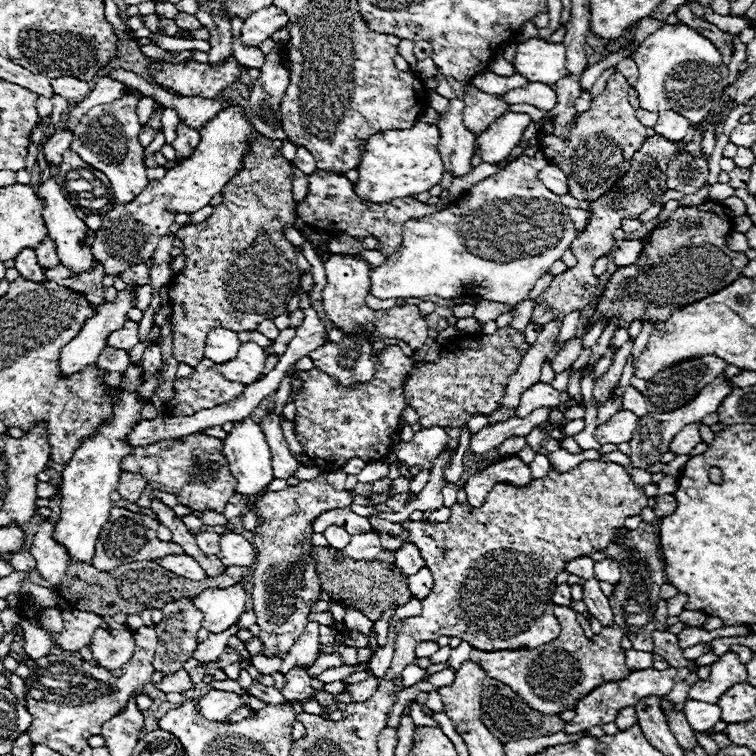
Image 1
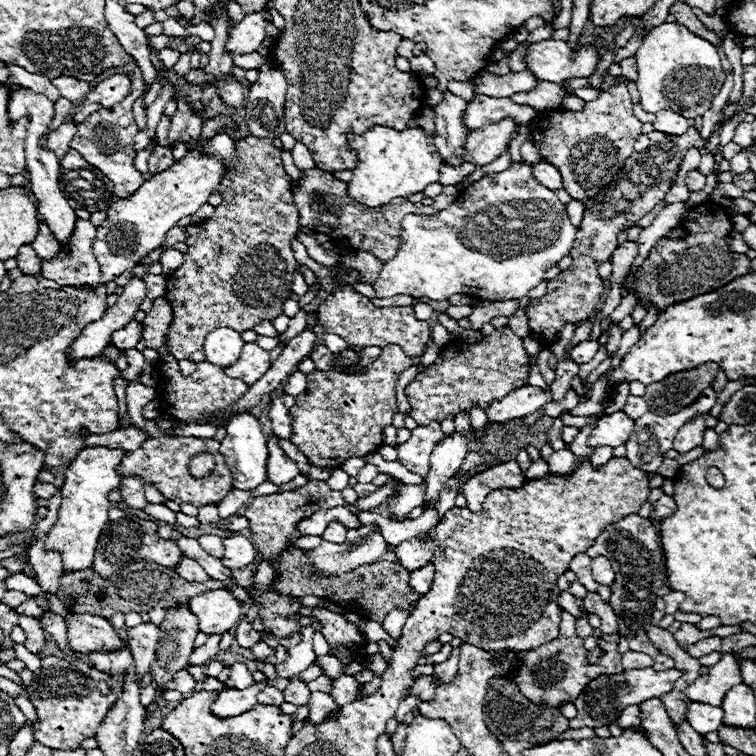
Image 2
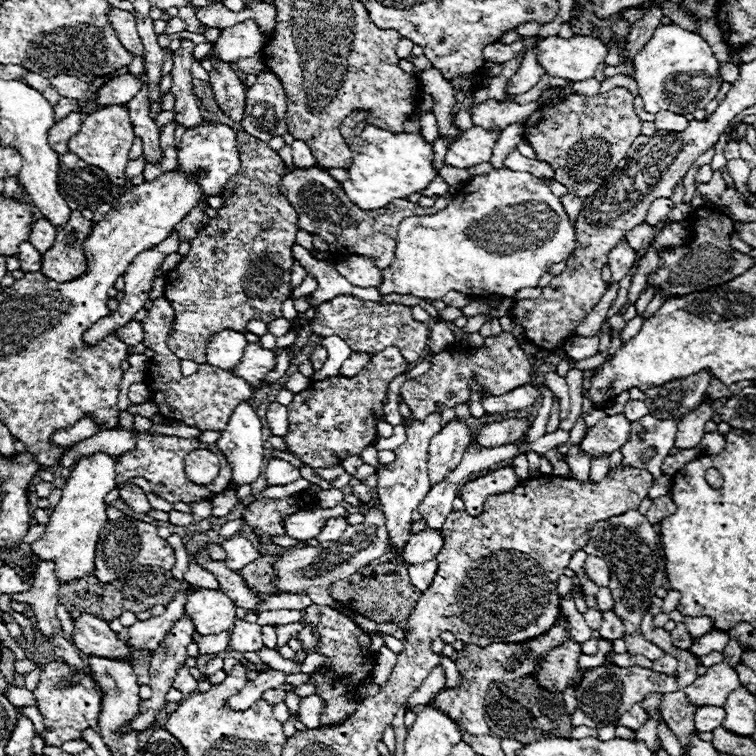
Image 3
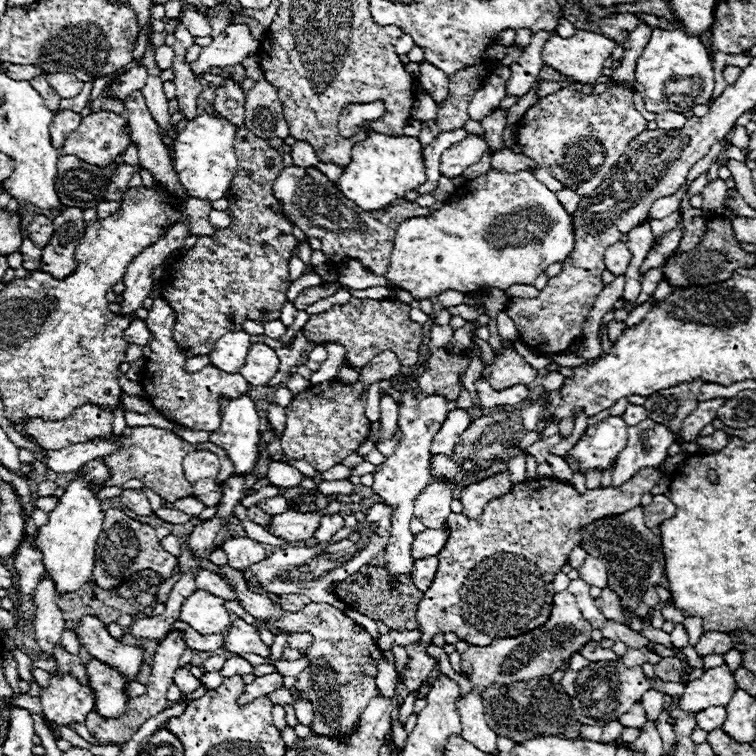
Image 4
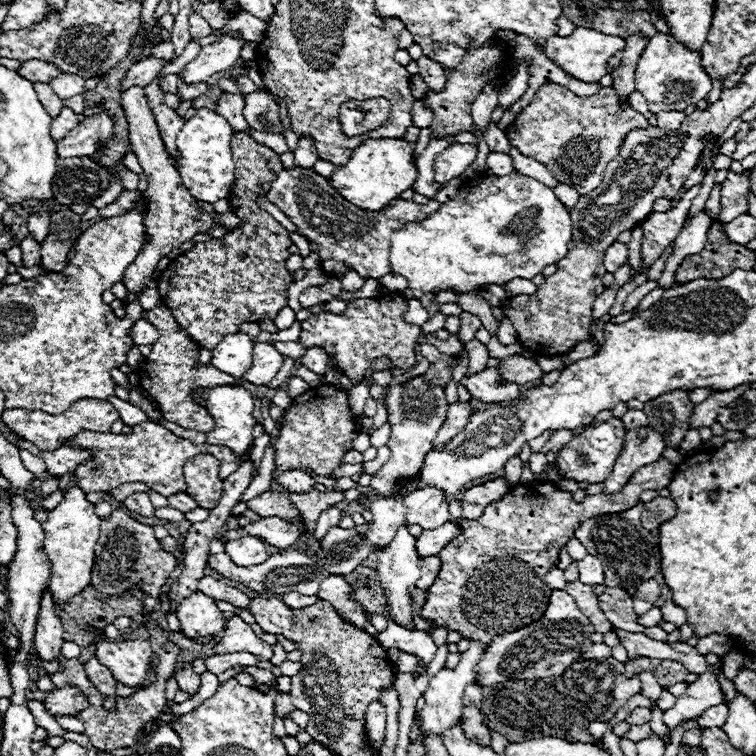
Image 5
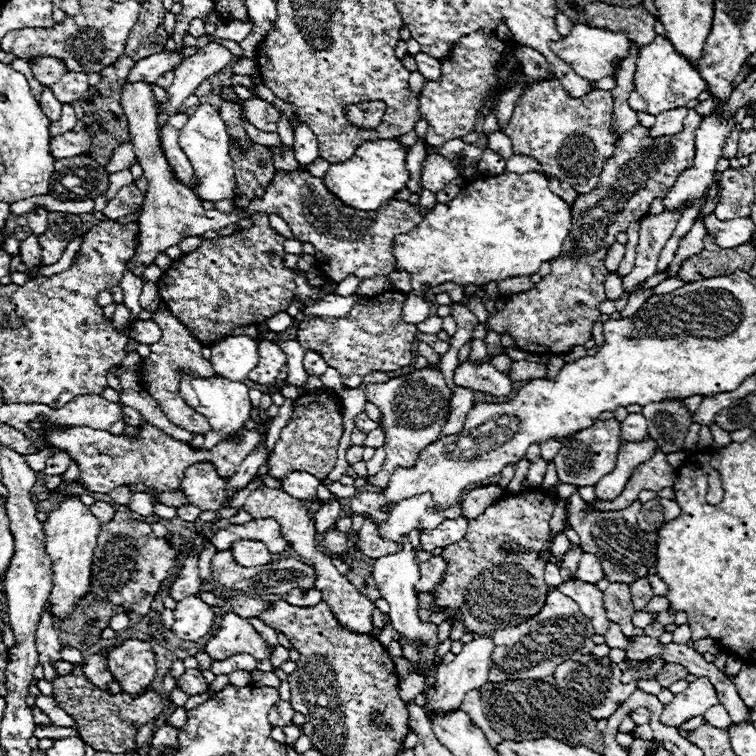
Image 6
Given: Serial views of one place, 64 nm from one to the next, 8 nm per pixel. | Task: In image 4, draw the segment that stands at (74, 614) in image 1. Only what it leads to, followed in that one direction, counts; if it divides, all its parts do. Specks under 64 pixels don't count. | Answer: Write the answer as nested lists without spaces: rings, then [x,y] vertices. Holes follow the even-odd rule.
[[[84,616],[76,624],[76,634],[80,646],[94,658],[120,668],[128,680],[136,680],[136,674],[142,664],[142,648],[124,646],[120,640],[112,638],[106,626],[96,616]]]

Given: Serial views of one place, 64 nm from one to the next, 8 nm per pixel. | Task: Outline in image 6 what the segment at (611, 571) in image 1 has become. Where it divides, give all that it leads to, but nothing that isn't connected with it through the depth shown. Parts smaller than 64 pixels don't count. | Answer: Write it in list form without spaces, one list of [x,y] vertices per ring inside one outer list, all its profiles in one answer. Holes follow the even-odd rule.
[[[584,554],[580,564],[578,564],[578,570],[576,570],[576,578],[582,580],[582,582],[590,582],[590,584],[596,584],[604,578],[604,572],[602,572],[602,566],[600,566],[600,560],[592,554]]]

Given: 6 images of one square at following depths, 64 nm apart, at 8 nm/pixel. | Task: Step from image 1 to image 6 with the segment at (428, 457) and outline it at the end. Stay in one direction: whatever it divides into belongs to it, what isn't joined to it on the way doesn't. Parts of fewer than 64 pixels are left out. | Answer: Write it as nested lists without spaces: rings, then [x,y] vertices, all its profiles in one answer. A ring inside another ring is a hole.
[[[430,366],[424,370],[414,370],[412,374],[404,374],[398,378],[392,378],[384,384],[370,384],[368,386],[368,400],[374,402],[382,412],[382,428],[386,430],[384,450],[386,450],[386,462],[382,464],[382,470],[374,476],[370,476],[370,484],[378,488],[388,488],[390,476],[394,474],[396,466],[400,468],[412,468],[420,456],[420,450],[430,446],[438,440],[438,434],[442,432],[444,422],[448,420],[450,410],[450,390],[438,370],[432,370]],[[400,536],[400,544],[404,546],[400,552],[382,556],[382,558],[378,558],[374,562],[372,576],[376,580],[376,586],[380,588],[382,598],[390,604],[390,622],[394,624],[394,628],[398,632],[402,632],[404,636],[408,636],[408,638],[424,638],[430,644],[428,668],[420,670],[420,674],[422,674],[422,672],[430,672],[430,664],[432,664],[432,660],[436,656],[436,646],[438,646],[436,630],[438,630],[438,626],[436,624],[422,624],[420,618],[418,618],[418,600],[416,600],[414,584],[416,584],[416,580],[420,580],[420,570],[418,570],[418,562],[416,562],[416,552],[414,552],[408,536]]]

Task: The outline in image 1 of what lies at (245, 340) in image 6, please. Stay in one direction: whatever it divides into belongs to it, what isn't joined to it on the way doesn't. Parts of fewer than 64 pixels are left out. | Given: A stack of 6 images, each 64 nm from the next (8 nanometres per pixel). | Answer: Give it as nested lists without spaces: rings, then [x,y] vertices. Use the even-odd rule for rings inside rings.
[[[212,328],[206,336],[206,358],[220,364],[228,362],[238,354],[240,342],[236,338],[236,332],[228,328]]]

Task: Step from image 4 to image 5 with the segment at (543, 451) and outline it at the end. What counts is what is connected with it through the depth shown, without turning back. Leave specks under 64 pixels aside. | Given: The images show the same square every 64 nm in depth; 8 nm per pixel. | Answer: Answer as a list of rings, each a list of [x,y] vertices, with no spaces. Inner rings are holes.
[[[532,452],[532,456],[529,459],[529,467],[534,474],[534,480],[543,480],[541,474],[544,470],[544,464],[546,464],[546,456],[542,452]]]

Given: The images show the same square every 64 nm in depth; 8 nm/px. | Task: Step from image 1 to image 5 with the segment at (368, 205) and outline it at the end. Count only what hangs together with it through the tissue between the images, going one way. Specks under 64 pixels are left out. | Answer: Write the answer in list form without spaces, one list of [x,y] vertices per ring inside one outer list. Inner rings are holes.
[[[290,168],[278,172],[278,178],[272,182],[268,200],[276,204],[298,228],[298,234],[304,236],[310,242],[316,242],[320,246],[318,254],[322,260],[338,262],[338,268],[330,268],[332,276],[342,276],[348,266],[352,266],[360,276],[366,278],[380,278],[390,272],[390,238],[396,230],[400,230],[404,224],[412,220],[424,220],[424,216],[430,216],[440,208],[440,202],[432,200],[428,204],[416,204],[410,200],[392,200],[388,208],[382,208],[380,212],[368,212],[362,208],[356,208],[348,200],[344,200],[336,188],[330,186],[330,182],[316,174],[312,168]]]

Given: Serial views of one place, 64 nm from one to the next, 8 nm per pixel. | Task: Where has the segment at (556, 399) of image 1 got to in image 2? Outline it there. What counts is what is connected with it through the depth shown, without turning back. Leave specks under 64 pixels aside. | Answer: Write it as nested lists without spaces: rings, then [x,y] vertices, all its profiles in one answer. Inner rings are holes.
[[[522,386],[514,392],[510,392],[504,400],[492,402],[492,406],[486,410],[488,418],[492,422],[504,422],[512,418],[520,418],[526,414],[532,414],[546,402],[552,402],[552,392],[542,390],[538,386]]]

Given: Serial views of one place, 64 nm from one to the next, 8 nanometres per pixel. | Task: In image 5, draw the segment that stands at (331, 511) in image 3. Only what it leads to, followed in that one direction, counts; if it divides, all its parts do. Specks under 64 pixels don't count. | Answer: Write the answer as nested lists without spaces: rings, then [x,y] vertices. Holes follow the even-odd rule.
[[[270,516],[270,518],[250,524],[246,528],[224,532],[222,542],[234,540],[236,536],[260,536],[260,538],[264,538],[266,544],[272,544],[276,548],[290,548],[304,536],[304,532],[300,530],[300,522],[290,522],[290,520],[282,520],[278,516]]]

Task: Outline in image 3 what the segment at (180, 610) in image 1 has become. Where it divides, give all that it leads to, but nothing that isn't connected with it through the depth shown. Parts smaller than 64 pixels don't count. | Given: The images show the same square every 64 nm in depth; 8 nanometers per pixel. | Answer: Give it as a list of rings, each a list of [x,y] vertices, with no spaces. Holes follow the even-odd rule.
[[[182,616],[180,620],[176,620],[176,622],[170,626],[168,634],[166,634],[164,640],[160,642],[160,648],[156,648],[156,652],[154,652],[154,656],[152,656],[152,660],[150,660],[152,698],[146,700],[146,702],[142,700],[140,716],[136,716],[136,718],[130,722],[128,728],[132,728],[132,730],[144,730],[144,728],[148,728],[148,726],[156,720],[156,714],[166,706],[166,692],[172,688],[172,680],[174,680],[178,668],[182,668],[184,662],[186,662],[186,658],[188,658],[186,648],[188,648],[188,644],[192,644],[192,636],[194,636],[194,634],[196,634],[196,630],[194,630],[194,624],[192,624],[192,620],[190,620],[188,616]]]

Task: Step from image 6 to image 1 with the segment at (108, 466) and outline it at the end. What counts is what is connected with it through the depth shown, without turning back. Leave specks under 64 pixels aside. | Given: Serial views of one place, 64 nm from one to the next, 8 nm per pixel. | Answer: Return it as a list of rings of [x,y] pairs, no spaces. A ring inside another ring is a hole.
[[[192,434],[184,440],[160,440],[148,446],[136,446],[132,454],[122,460],[122,470],[142,474],[148,484],[156,484],[156,490],[174,494],[180,504],[206,512],[214,510],[218,514],[224,512],[224,506],[236,492],[236,478],[230,472],[228,460],[222,454],[224,444],[206,434]]]

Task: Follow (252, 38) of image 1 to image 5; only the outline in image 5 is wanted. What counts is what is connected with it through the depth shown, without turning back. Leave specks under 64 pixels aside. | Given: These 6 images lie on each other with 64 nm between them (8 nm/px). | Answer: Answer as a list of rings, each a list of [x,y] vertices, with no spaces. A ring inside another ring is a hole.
[[[218,32],[218,40],[214,44],[202,46],[200,54],[186,64],[182,70],[182,78],[192,84],[192,82],[206,82],[212,74],[218,74],[220,70],[232,68],[240,60],[240,52],[246,40],[234,38],[230,34]]]

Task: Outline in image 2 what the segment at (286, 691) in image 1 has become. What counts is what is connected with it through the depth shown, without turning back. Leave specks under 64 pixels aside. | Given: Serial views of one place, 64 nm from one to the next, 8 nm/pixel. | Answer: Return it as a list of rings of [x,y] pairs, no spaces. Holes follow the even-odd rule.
[[[294,674],[294,676],[290,678],[290,684],[288,684],[288,688],[283,691],[286,702],[290,702],[290,704],[296,704],[296,706],[302,706],[302,704],[306,704],[306,702],[310,700],[310,694],[312,694],[312,692],[308,690],[306,682],[302,682],[302,678],[300,678],[298,674]]]

